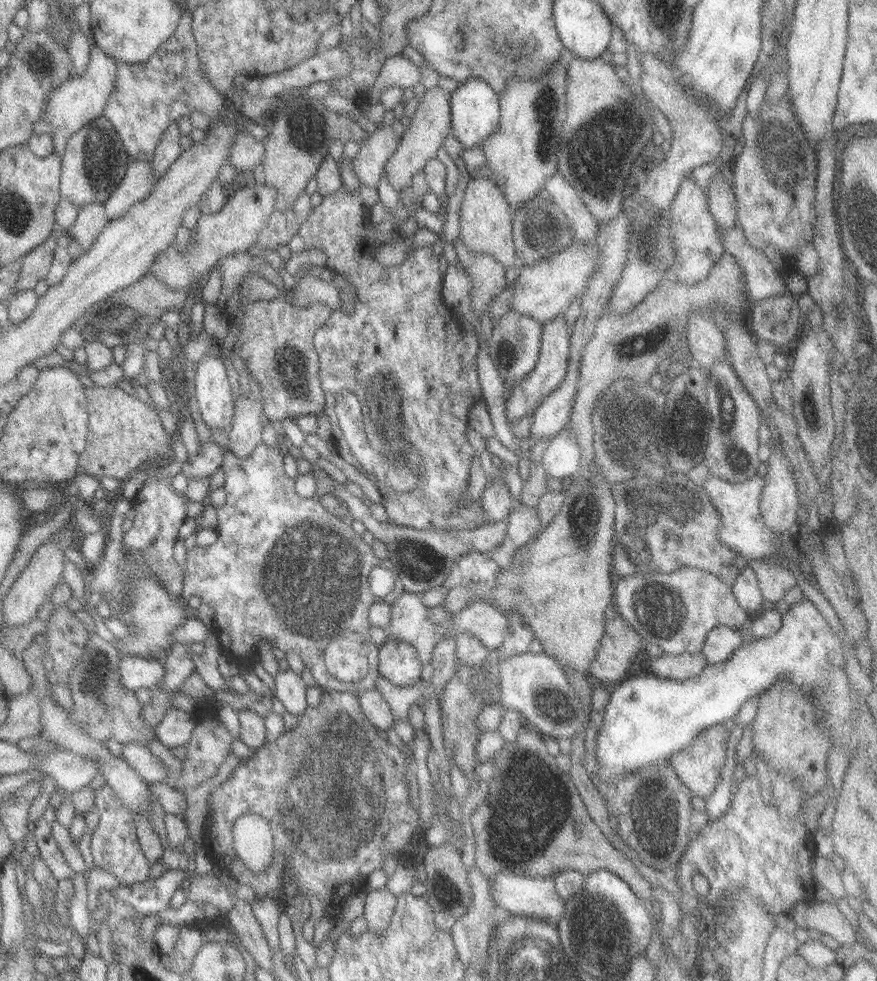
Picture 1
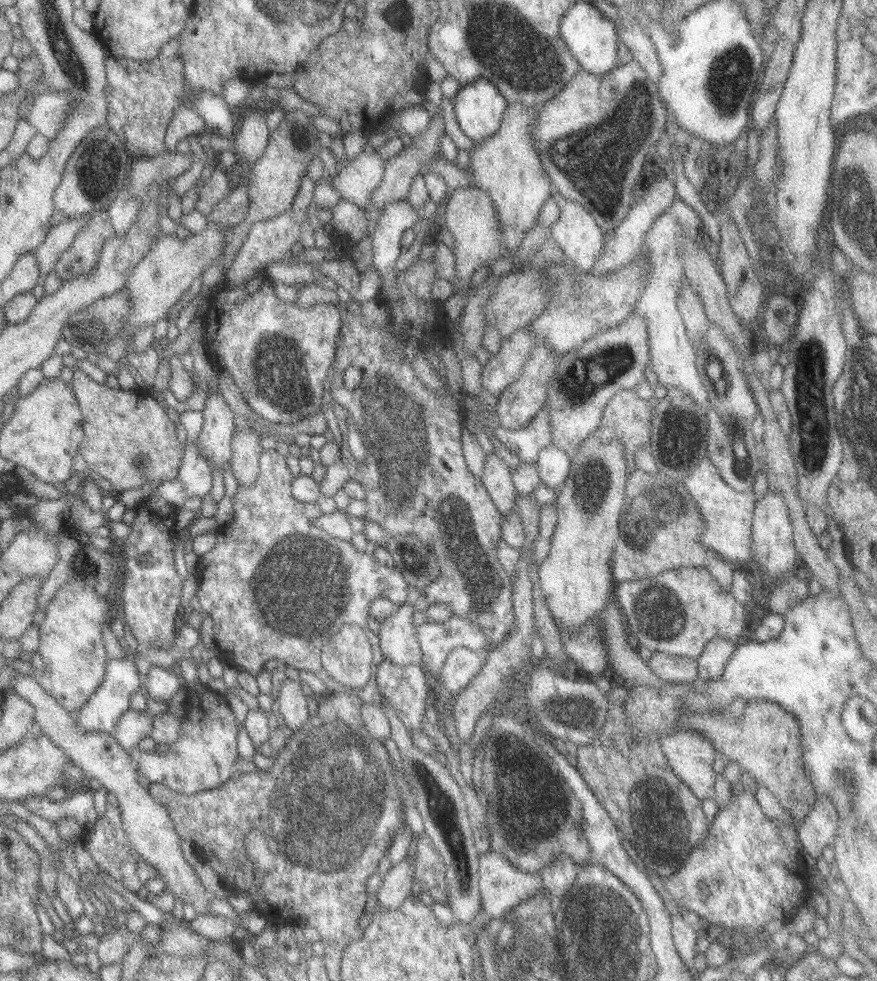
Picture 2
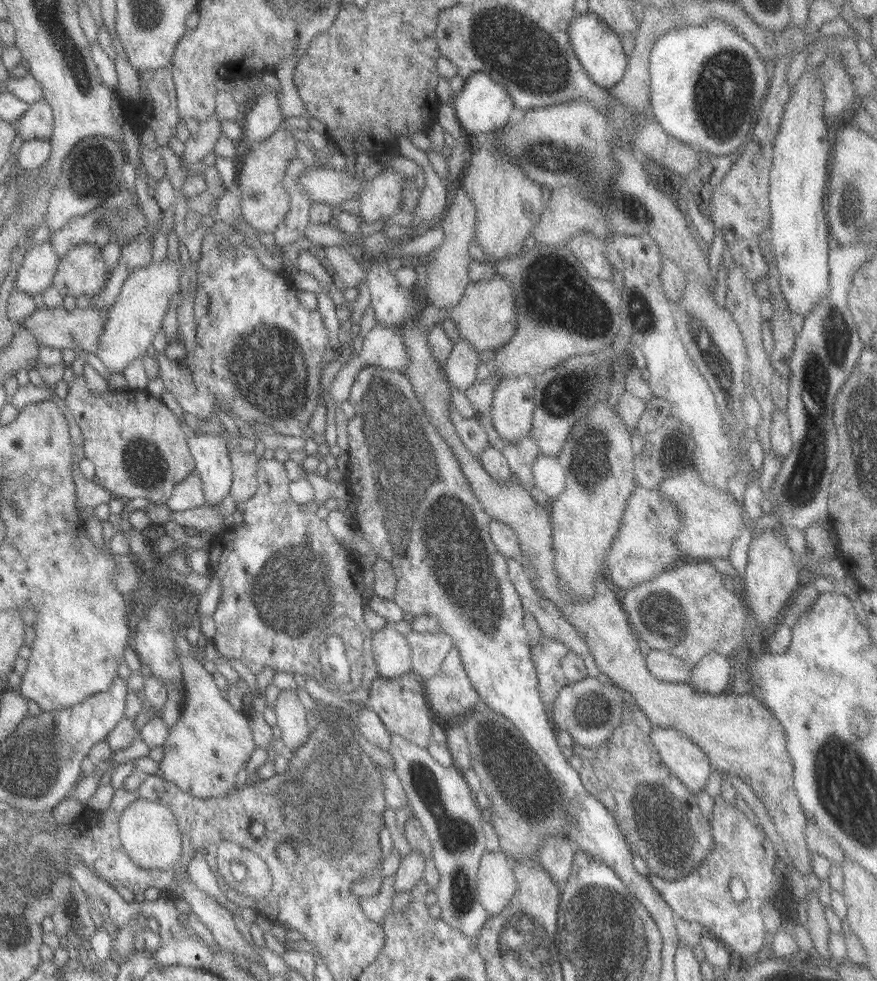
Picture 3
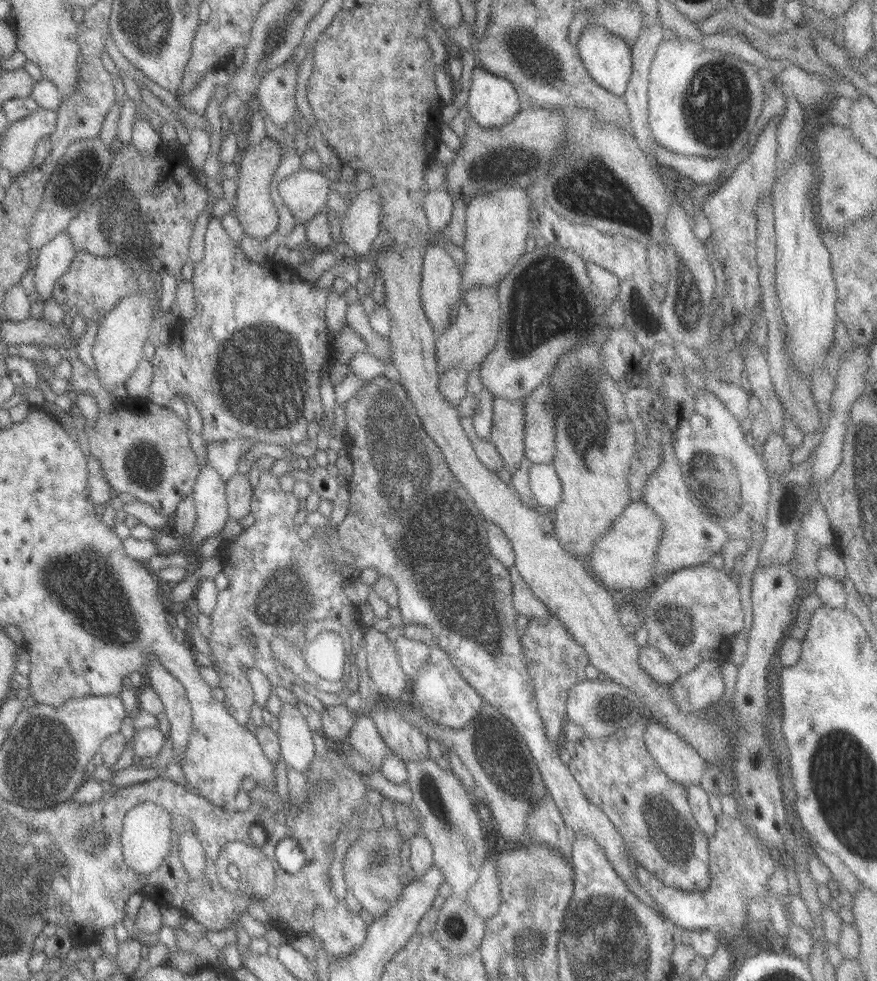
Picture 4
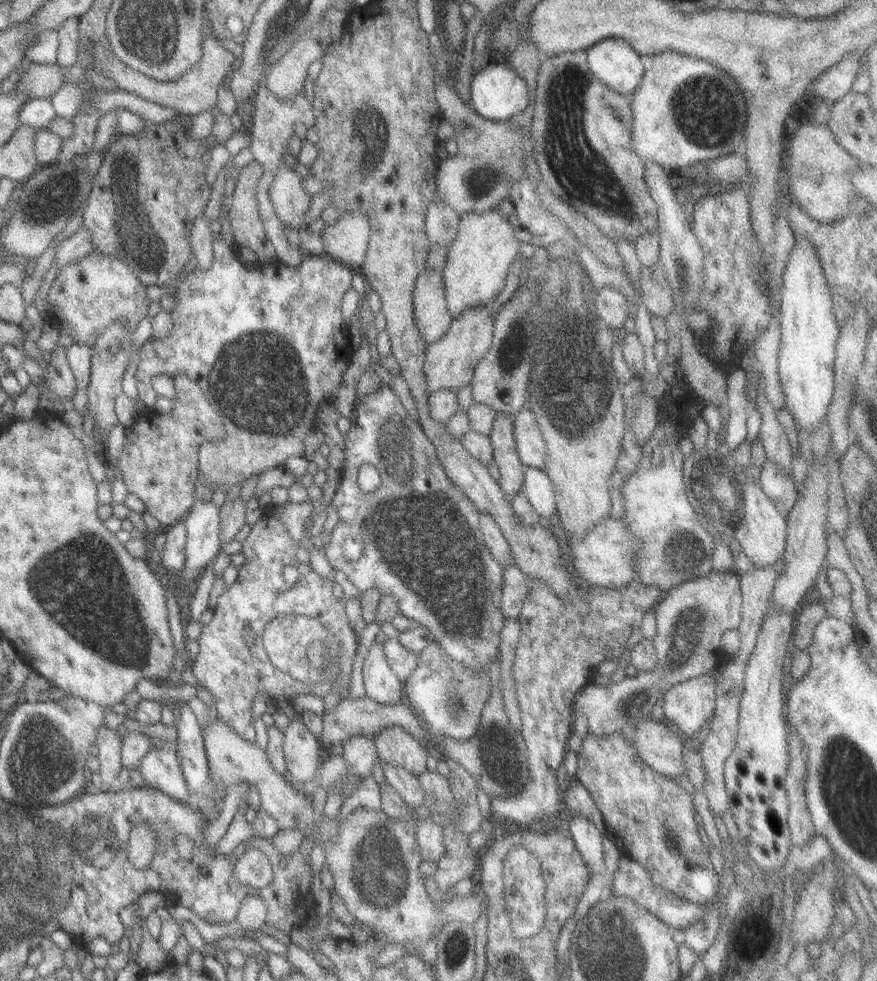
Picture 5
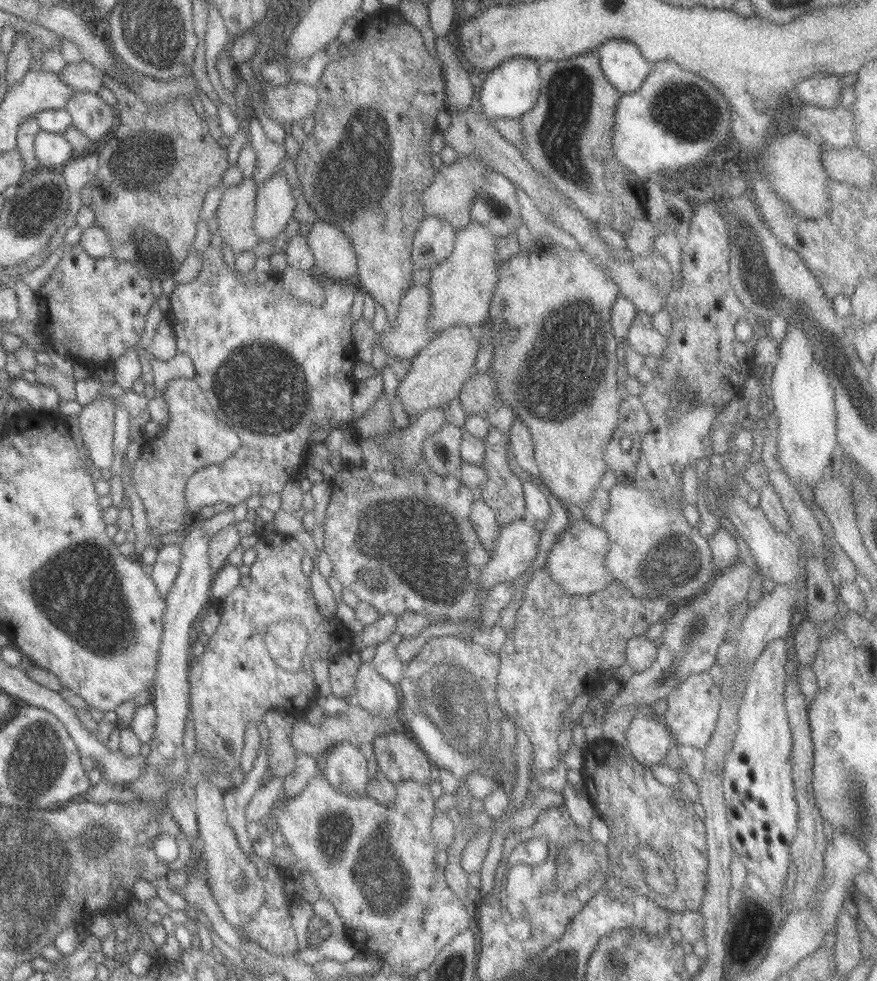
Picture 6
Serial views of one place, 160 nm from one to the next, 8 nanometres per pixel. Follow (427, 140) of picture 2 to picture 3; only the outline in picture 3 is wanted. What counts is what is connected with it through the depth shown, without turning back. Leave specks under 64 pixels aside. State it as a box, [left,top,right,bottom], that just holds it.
[358,168,404,223]

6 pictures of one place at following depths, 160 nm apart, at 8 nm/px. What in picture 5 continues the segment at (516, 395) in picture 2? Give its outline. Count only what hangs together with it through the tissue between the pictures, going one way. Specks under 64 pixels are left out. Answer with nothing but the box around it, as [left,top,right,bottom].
[488,412,522,501]

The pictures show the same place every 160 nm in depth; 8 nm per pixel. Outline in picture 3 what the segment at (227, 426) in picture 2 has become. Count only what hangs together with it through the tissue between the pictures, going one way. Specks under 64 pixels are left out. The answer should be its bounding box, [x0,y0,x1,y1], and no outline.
[187,432,232,508]

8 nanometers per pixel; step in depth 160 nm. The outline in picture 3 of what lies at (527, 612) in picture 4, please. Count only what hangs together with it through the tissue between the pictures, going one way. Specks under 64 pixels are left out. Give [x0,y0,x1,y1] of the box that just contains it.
[506,558,600,678]

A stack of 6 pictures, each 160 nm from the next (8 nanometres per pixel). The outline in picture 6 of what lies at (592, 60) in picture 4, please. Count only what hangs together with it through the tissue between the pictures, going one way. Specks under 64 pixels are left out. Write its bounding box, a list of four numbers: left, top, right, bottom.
[593,38,651,94]

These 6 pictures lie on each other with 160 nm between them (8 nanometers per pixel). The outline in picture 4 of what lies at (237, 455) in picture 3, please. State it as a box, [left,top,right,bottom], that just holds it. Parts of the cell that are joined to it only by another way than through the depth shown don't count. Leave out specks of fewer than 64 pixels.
[225,472,252,522]

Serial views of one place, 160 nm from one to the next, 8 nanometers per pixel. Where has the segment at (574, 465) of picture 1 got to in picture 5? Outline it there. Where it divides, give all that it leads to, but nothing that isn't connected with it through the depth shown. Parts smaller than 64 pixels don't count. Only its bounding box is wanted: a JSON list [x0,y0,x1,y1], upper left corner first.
[521,466,556,519]

